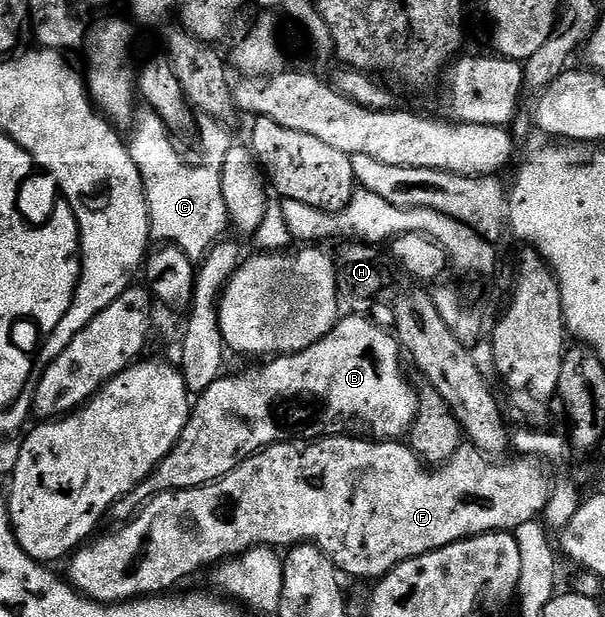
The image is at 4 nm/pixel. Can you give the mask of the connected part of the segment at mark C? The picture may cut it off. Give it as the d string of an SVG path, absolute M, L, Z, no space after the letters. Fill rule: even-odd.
M152 109L144 110L136 112L133 140L130 138L127 146L143 177L143 189L149 206L150 236L158 244L178 247L187 253L189 259L201 261L224 236L221 234L225 231L225 225L230 224L221 188L221 166L231 146L229 135L225 132L228 130L216 119L205 117L200 120L205 163L192 167L177 152L173 144L174 136L164 121Z

